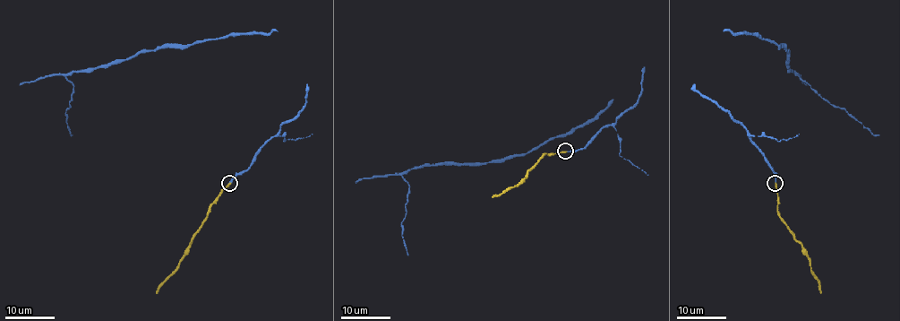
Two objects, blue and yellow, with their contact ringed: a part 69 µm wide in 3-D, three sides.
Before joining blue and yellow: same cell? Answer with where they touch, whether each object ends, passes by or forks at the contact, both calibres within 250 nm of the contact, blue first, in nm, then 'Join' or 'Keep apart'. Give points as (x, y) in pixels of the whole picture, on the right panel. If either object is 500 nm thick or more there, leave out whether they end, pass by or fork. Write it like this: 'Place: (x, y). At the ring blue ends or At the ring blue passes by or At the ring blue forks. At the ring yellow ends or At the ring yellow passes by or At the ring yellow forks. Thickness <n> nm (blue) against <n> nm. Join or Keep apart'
Place: (775, 183). At the ring blue ends. At the ring yellow ends. Thickness 340 nm (blue) against 380 nm. Join

